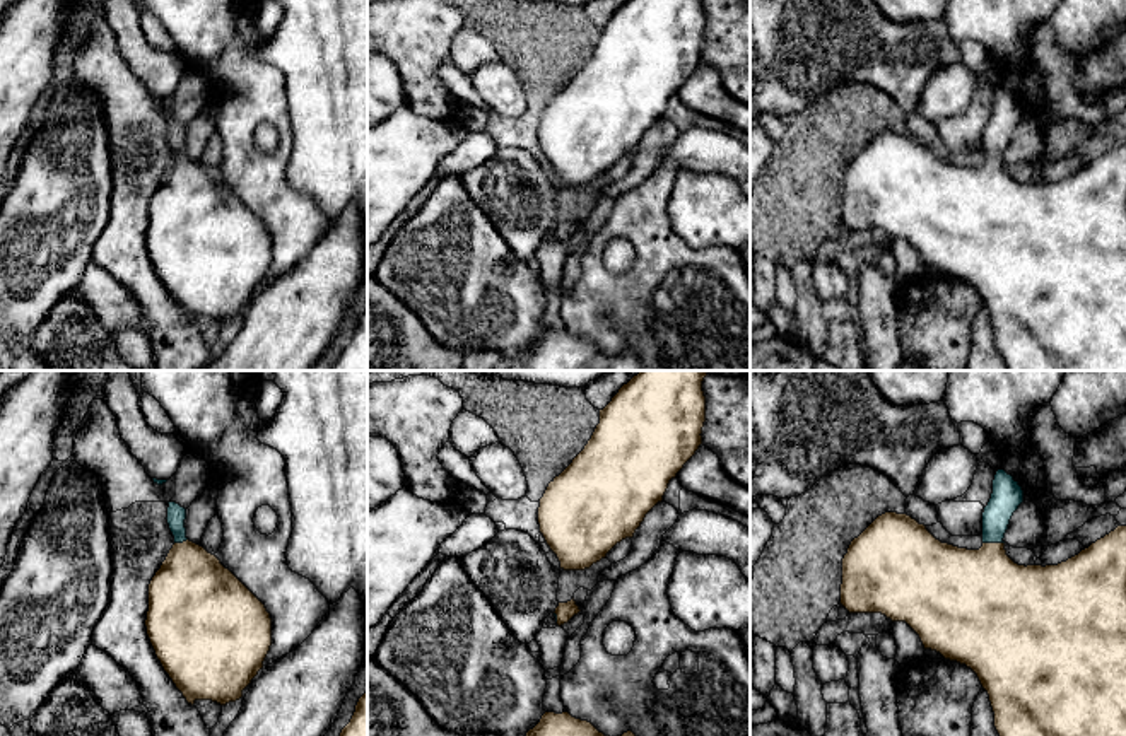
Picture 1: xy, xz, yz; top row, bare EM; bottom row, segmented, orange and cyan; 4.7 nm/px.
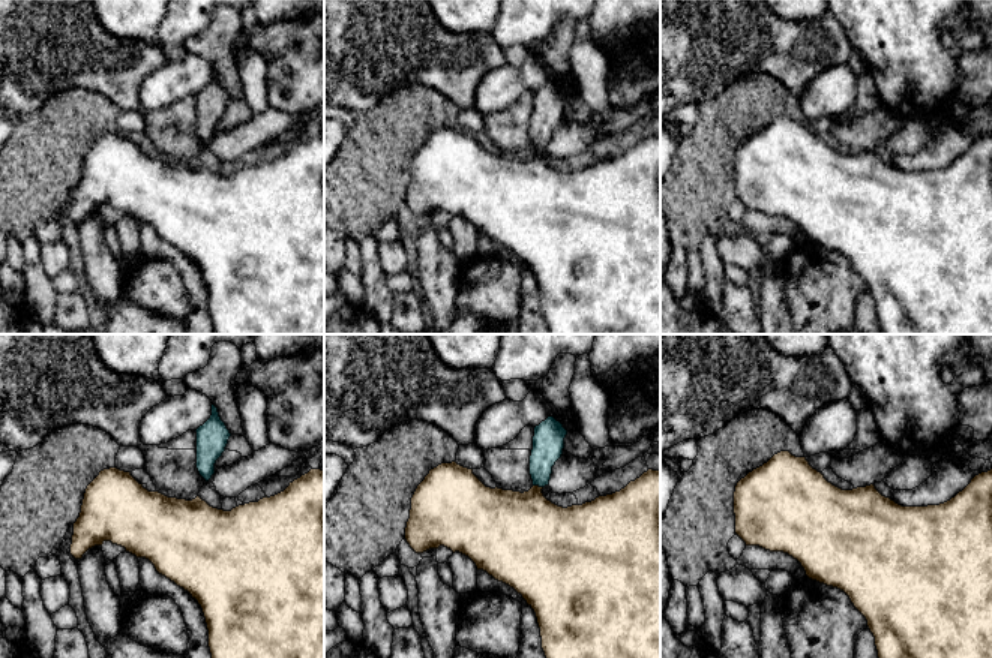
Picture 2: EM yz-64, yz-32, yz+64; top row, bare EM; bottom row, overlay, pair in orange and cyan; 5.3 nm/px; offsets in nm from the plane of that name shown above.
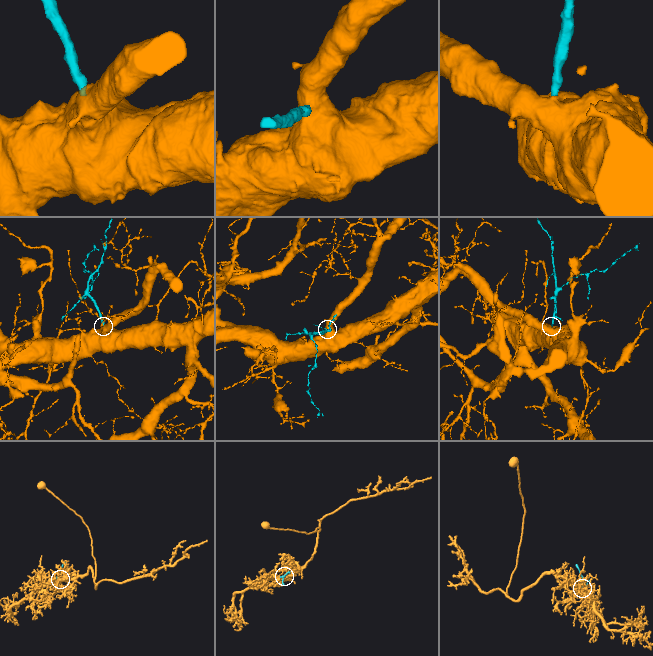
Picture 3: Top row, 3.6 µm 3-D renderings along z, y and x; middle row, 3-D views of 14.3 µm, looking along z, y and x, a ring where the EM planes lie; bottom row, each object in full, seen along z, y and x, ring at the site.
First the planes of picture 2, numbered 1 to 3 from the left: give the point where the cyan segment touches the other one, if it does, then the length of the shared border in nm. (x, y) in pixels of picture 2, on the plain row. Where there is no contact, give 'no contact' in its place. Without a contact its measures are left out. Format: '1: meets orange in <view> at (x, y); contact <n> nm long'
1: no contact
2: meets orange in yz-32 at (538, 150); contact 60 nm long
3: no contact

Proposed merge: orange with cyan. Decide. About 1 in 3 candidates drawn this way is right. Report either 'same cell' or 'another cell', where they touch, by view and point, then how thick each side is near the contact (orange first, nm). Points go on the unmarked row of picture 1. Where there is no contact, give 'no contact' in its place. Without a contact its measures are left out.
same cell; contact yz (993, 161); calibres 440 and 150 nm

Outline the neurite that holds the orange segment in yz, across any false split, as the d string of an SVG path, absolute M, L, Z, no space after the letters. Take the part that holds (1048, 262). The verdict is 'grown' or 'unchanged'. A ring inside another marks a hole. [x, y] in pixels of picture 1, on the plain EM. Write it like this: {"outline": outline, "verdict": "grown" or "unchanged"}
{"outline": "M998 87L982 130L979 167L941 161L907 131L878 133L842 176L841 222L849 231L882 231L906 239L924 266L971 285L989 313L1006 371L1126 371L1126 143L1066 179L1025 184L1006 172L1003 159L1022 120L1018 99Z", "verdict": "grown"}

